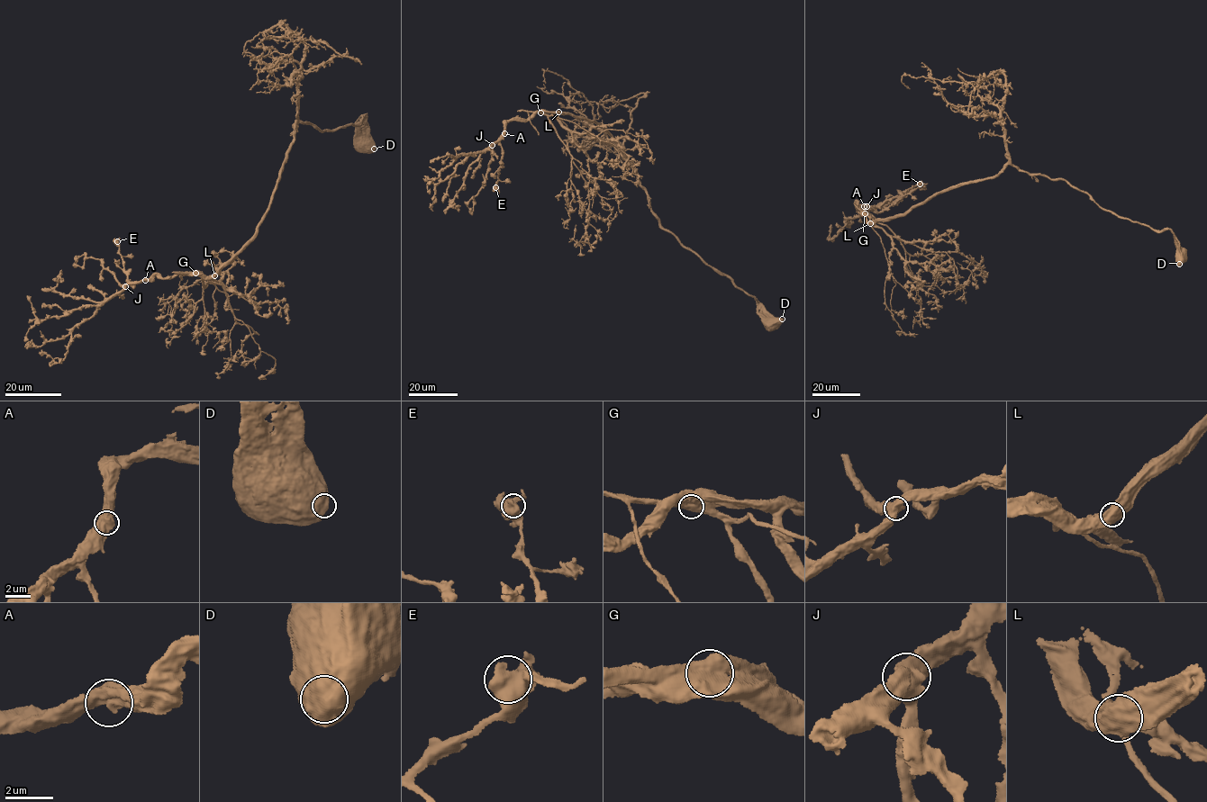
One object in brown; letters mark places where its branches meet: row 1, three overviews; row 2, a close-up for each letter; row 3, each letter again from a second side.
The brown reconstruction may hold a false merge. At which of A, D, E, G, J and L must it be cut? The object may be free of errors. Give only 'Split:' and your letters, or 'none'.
Split: G

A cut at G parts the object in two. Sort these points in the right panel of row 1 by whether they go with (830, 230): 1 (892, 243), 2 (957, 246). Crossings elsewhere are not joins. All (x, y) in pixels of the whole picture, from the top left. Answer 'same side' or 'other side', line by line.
1: same side
2: same side

